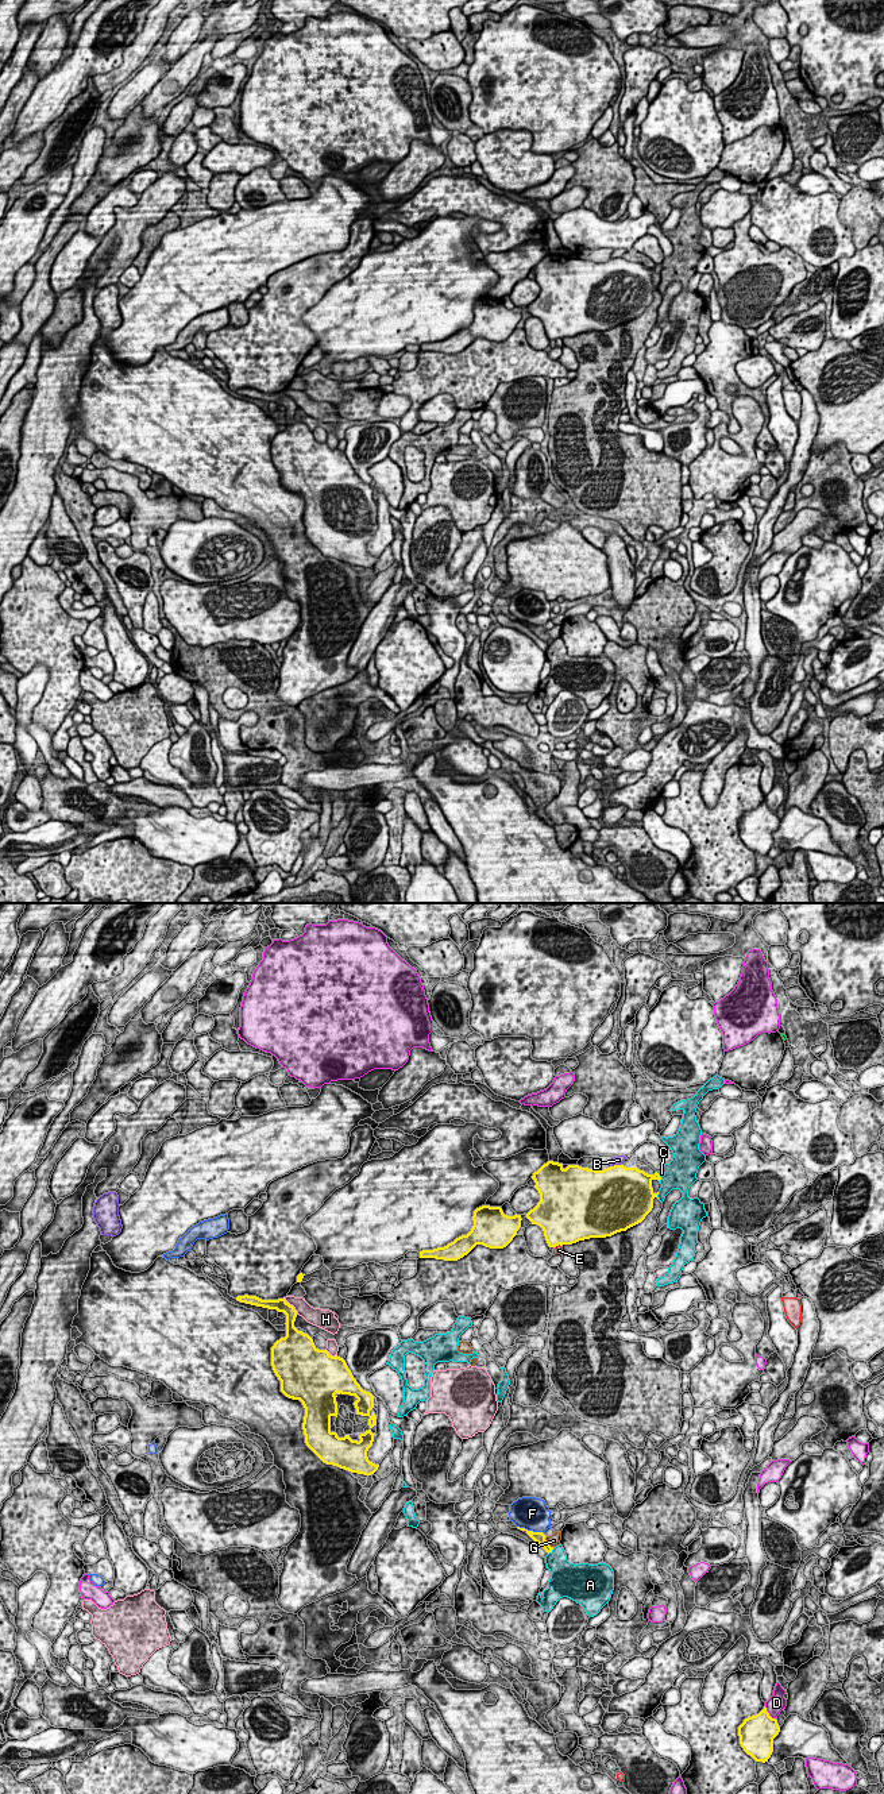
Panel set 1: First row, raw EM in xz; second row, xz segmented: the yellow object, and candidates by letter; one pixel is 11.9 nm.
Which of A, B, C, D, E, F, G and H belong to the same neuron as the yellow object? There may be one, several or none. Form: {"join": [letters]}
{"join": ["C"]}

